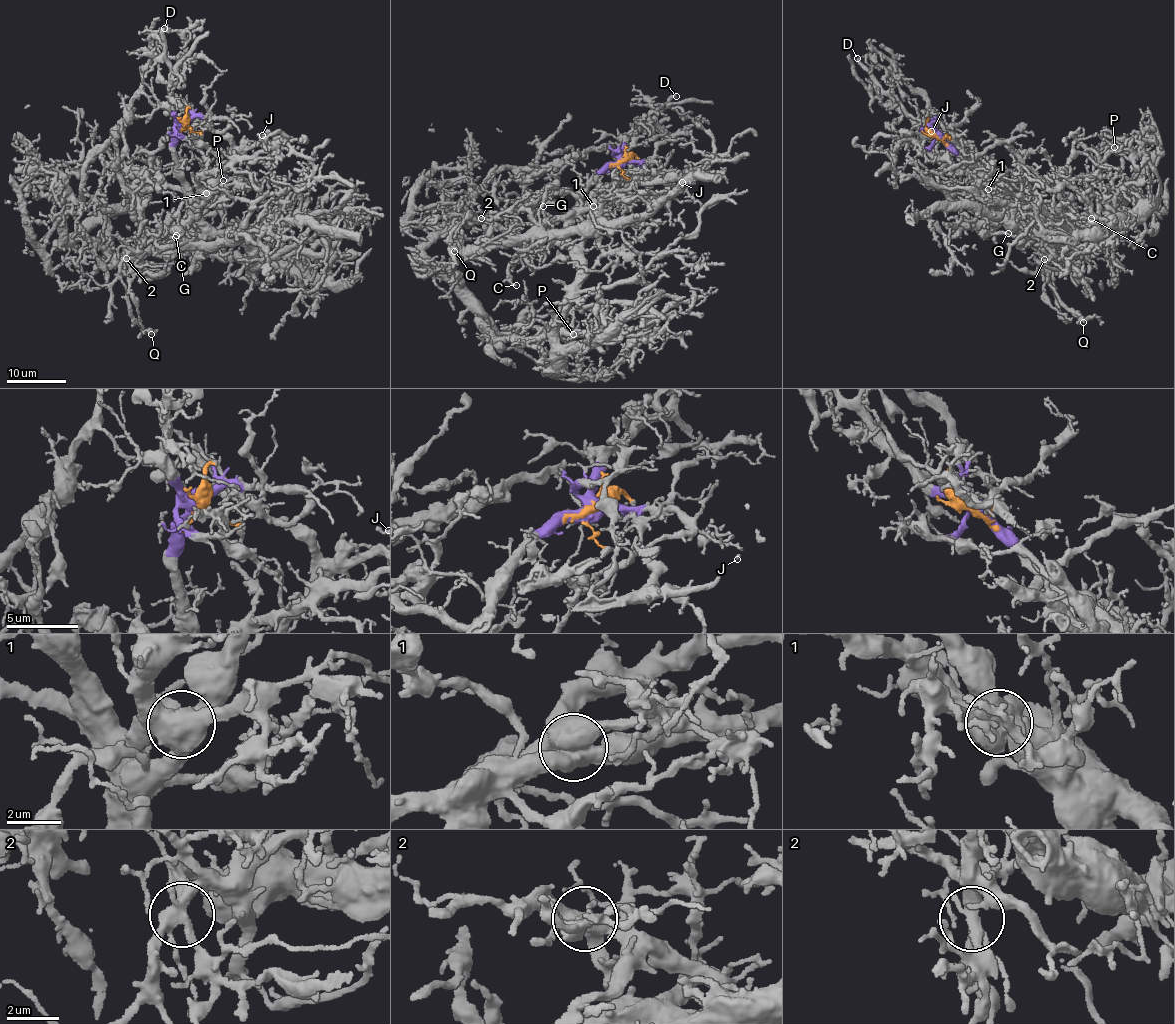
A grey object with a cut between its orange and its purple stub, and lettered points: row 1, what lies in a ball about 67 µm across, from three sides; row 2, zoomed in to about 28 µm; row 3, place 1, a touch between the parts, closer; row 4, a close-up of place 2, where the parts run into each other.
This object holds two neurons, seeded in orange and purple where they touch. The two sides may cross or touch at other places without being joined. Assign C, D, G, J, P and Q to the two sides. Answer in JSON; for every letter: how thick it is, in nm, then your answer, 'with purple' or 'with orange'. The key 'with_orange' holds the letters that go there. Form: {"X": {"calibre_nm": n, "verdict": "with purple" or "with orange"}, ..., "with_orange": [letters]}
{"C": {"calibre_nm": 160, "verdict": "with purple"}, "D": {"calibre_nm": 360, "verdict": "with purple"}, "G": {"calibre_nm": 240, "verdict": "with orange"}, "J": {"calibre_nm": 150, "verdict": "with orange"}, "P": {"calibre_nm": 130, "verdict": "with purple"}, "Q": {"calibre_nm": 240, "verdict": "with purple"}, "with_orange": ["G", "J"]}

